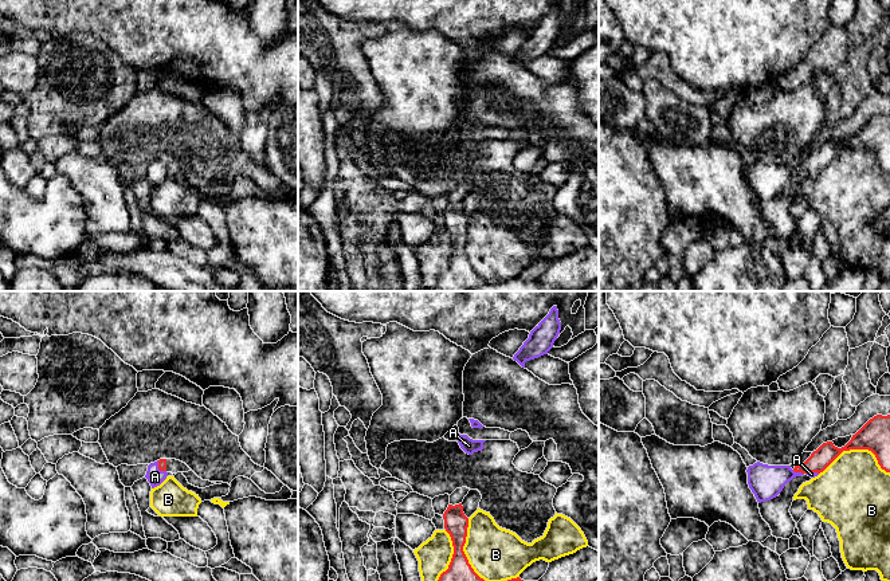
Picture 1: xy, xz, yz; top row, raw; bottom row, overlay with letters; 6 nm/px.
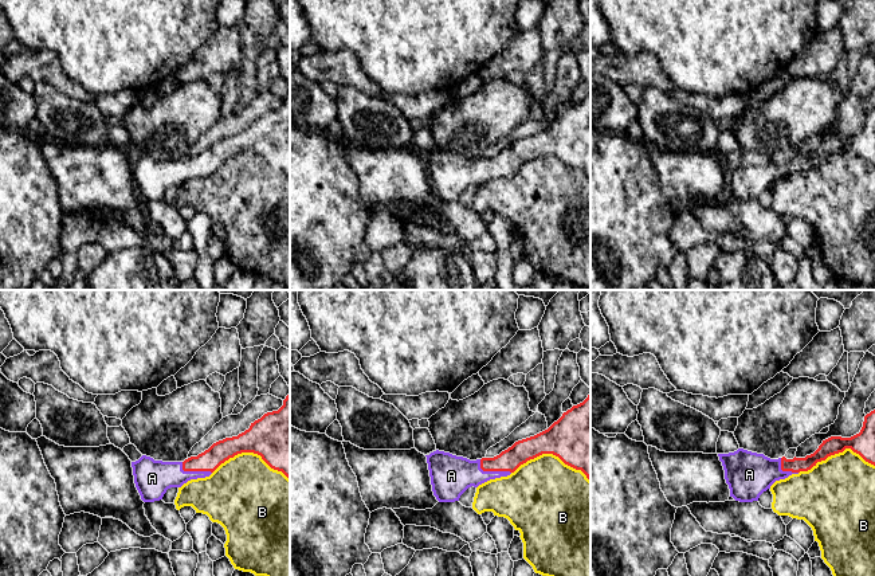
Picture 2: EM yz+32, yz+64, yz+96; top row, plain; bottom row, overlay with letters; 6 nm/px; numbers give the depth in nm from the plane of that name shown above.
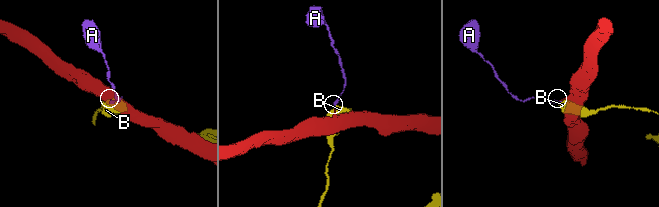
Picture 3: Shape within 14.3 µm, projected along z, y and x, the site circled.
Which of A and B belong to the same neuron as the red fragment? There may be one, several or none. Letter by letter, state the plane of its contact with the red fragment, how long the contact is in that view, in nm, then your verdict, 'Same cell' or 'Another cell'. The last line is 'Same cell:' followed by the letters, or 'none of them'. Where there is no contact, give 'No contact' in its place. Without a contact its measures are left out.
A: Touches red in yz. Shared border 80 nm. Same cell
B: Touches red in yz. Shared border 420 nm. Another cell
Same cell: A

